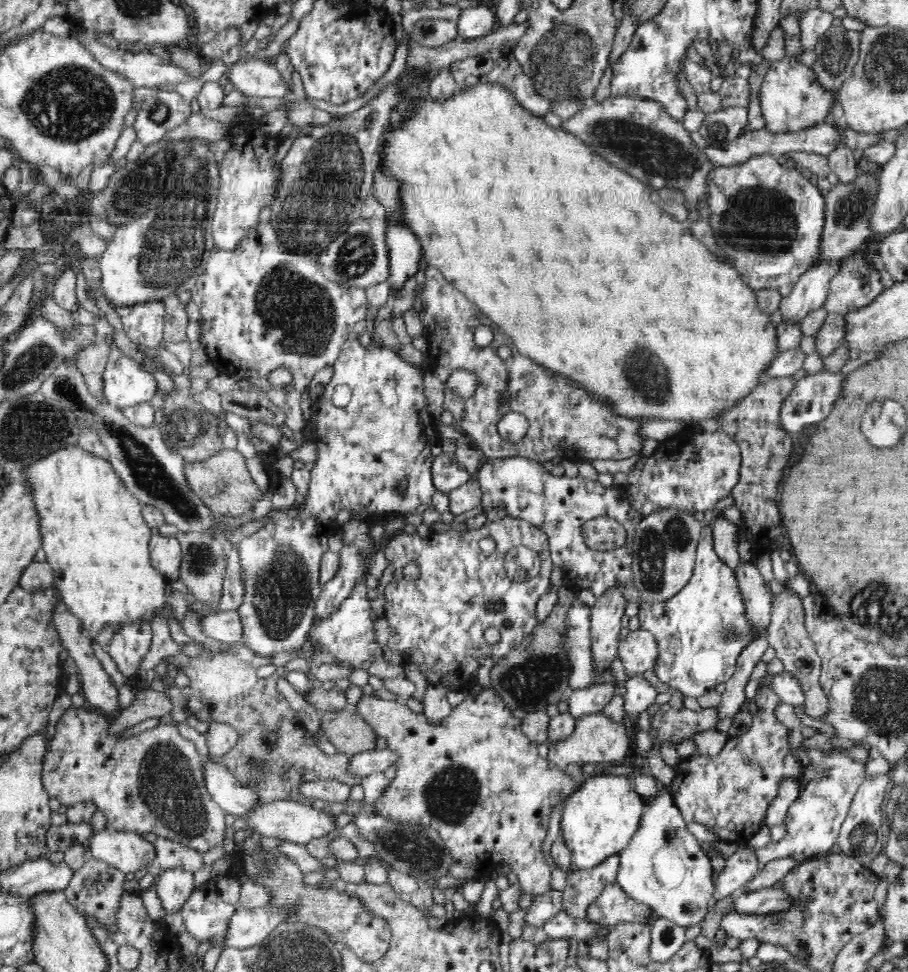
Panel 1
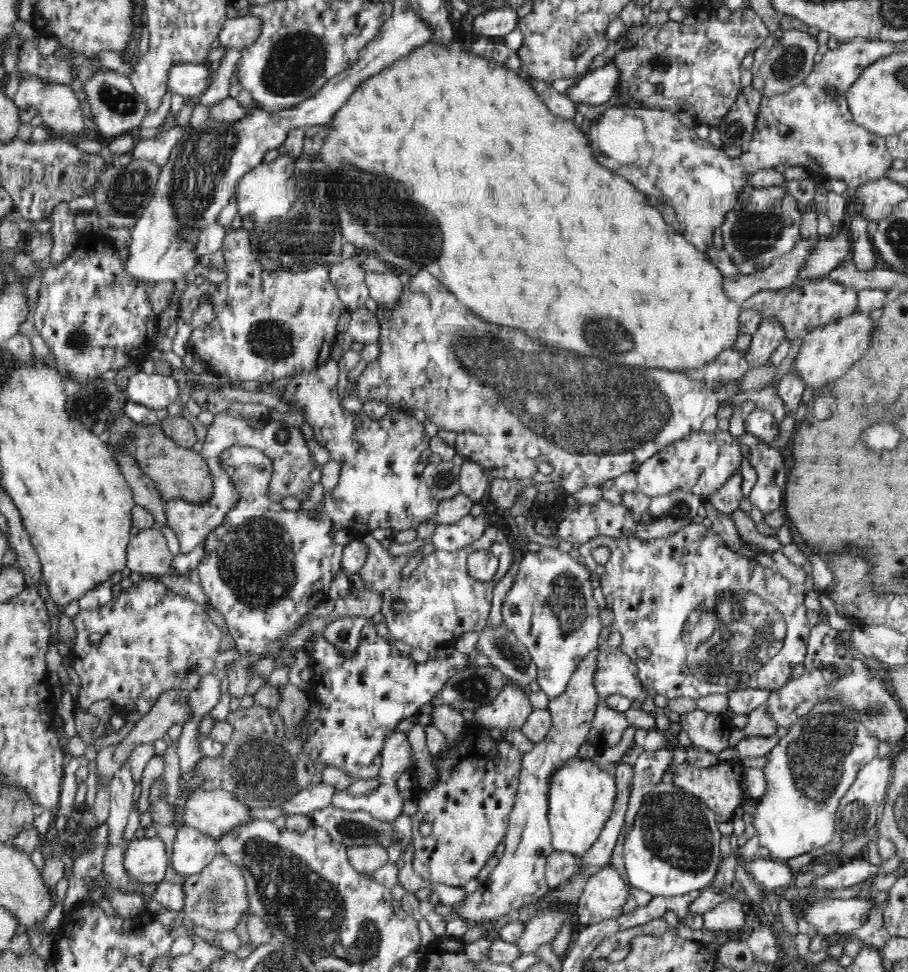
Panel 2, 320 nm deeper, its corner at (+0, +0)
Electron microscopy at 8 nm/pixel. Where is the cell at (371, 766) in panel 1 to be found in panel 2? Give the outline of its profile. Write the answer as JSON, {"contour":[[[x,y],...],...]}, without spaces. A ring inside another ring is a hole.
{"contour":[[[328,782],[310,783],[298,794],[286,799],[281,808],[289,815],[308,815],[314,810],[320,810],[330,805],[334,796],[333,790],[334,786]]]}

